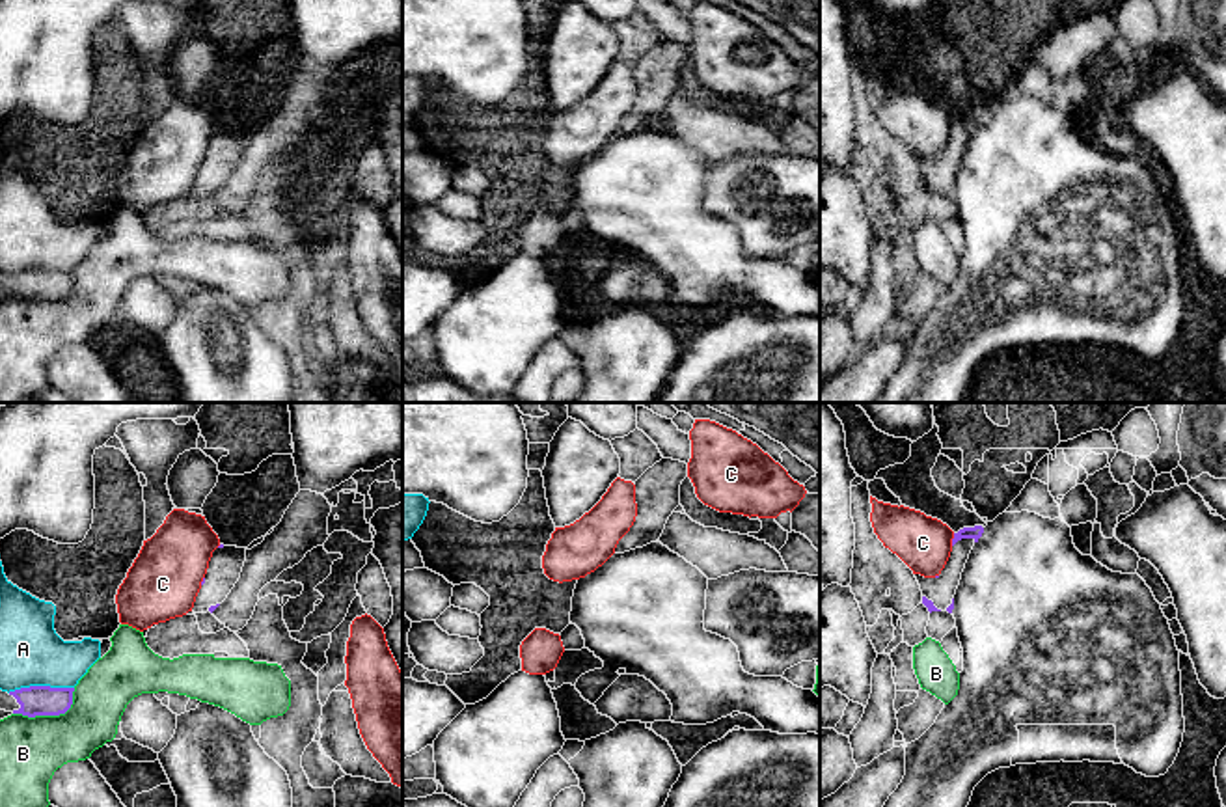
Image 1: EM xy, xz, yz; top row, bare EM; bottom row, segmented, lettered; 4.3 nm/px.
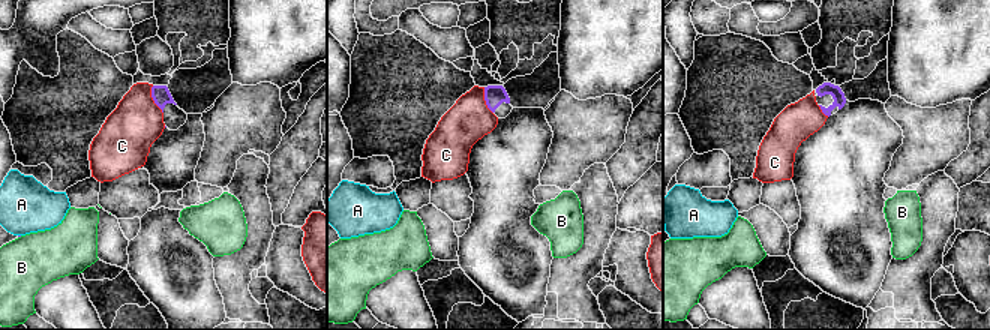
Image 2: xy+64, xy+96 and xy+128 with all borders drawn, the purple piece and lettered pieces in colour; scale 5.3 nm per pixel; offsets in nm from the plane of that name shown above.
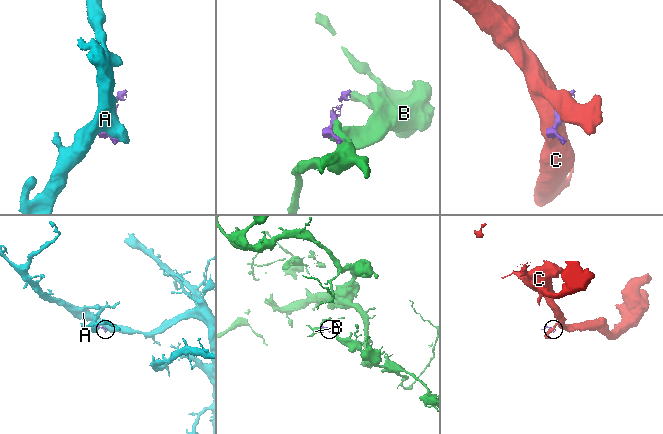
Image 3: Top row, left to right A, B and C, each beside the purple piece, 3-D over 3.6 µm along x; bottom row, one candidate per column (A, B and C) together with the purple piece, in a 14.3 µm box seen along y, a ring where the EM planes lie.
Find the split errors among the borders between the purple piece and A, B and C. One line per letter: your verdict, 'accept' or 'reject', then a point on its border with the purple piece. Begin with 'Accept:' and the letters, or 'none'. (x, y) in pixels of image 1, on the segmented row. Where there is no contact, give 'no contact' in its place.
Accept: none
A: reject; contact xy (40, 686)
B: reject; contact xy (51, 714)
C: reject; contact yz (953, 539)

